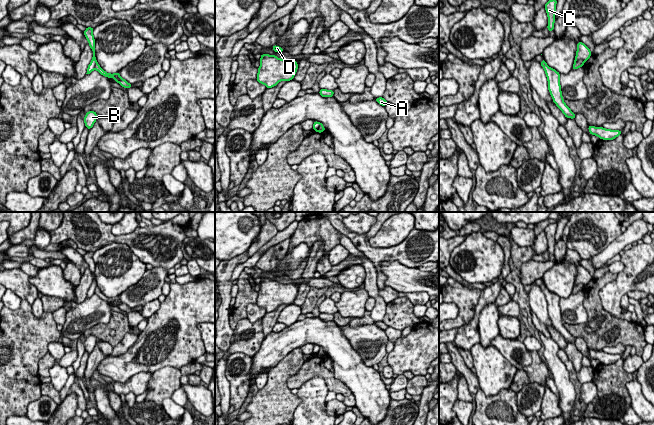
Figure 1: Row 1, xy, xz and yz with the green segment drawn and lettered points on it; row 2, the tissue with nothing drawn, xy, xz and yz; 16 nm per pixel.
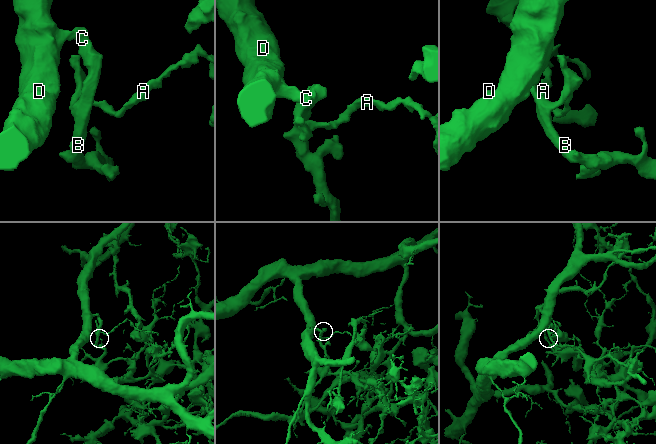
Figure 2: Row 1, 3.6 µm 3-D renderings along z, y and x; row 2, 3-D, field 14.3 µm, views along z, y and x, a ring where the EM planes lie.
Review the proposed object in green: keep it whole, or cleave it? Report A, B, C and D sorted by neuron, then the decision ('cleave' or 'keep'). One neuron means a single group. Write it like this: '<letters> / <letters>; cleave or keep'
A / B C D; cleave

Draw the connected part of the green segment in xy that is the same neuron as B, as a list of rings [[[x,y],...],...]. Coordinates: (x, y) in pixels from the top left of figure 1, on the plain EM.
[[[94,335],[87,336],[84,341],[85,351],[90,354],[93,351],[94,347],[96,346],[97,341],[98,339],[96,336]]]

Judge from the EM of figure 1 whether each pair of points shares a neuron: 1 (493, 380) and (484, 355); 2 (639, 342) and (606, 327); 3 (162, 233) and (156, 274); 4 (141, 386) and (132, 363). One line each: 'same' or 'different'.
1: same
2: same
3: different
4: different

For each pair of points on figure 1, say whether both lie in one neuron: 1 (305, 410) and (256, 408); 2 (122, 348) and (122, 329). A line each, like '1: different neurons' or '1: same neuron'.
1: different neurons
2: different neurons

